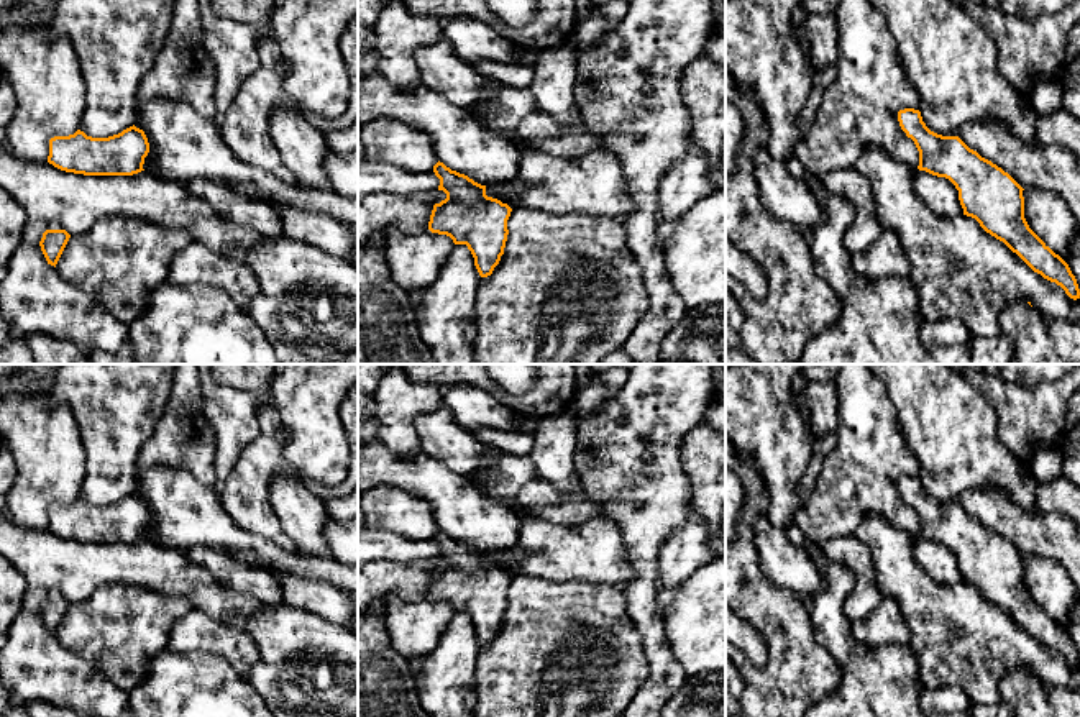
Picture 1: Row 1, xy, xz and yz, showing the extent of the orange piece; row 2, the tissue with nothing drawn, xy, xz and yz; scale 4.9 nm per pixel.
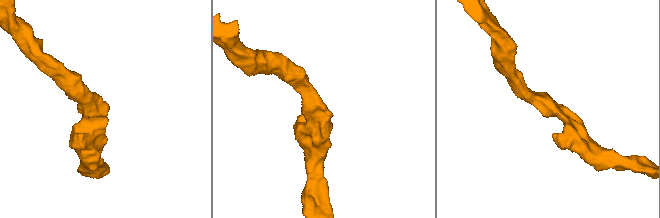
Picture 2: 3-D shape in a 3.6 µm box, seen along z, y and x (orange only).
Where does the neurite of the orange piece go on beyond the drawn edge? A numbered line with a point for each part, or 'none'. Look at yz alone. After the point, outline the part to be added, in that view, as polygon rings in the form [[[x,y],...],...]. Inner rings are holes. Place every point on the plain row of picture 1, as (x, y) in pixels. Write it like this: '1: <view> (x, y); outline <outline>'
none

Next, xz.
none

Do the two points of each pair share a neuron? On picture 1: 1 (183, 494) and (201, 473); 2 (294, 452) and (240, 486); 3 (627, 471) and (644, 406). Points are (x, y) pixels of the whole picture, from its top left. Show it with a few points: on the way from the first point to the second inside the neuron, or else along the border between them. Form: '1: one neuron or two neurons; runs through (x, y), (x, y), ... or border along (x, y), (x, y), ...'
1: two neurons; border along (160, 465), (187, 470), (197, 479), (217, 489)
2: two neurons; border along (283, 427), (284, 460), (292, 473)
3: one neuron; runs through (636, 455), (636, 437), (644, 429), (644, 422)

